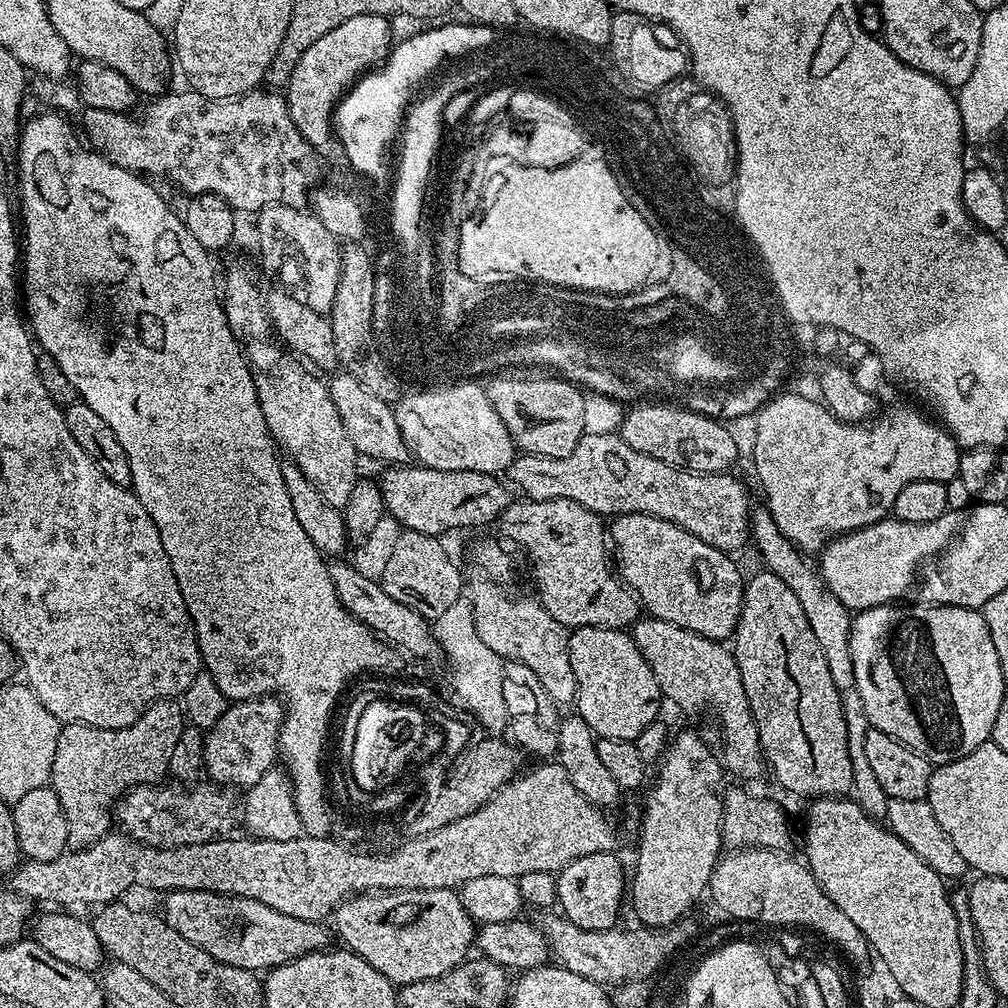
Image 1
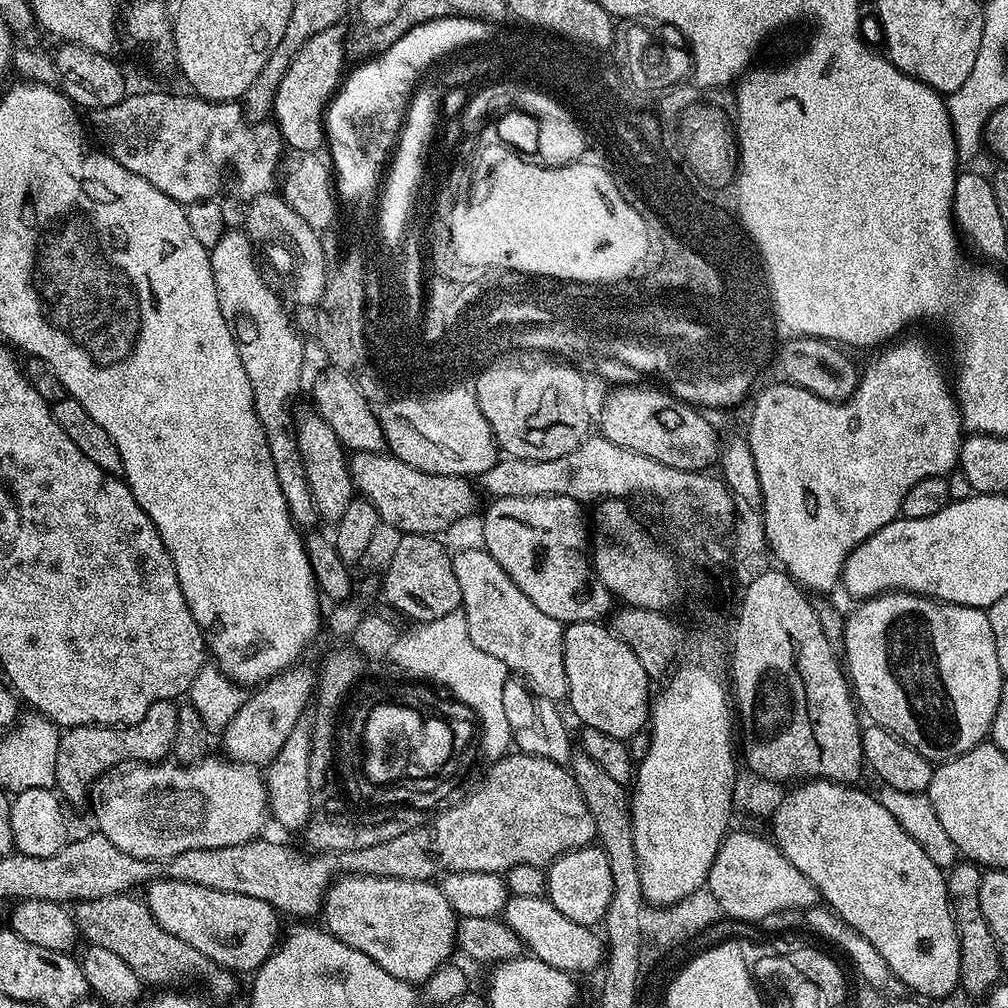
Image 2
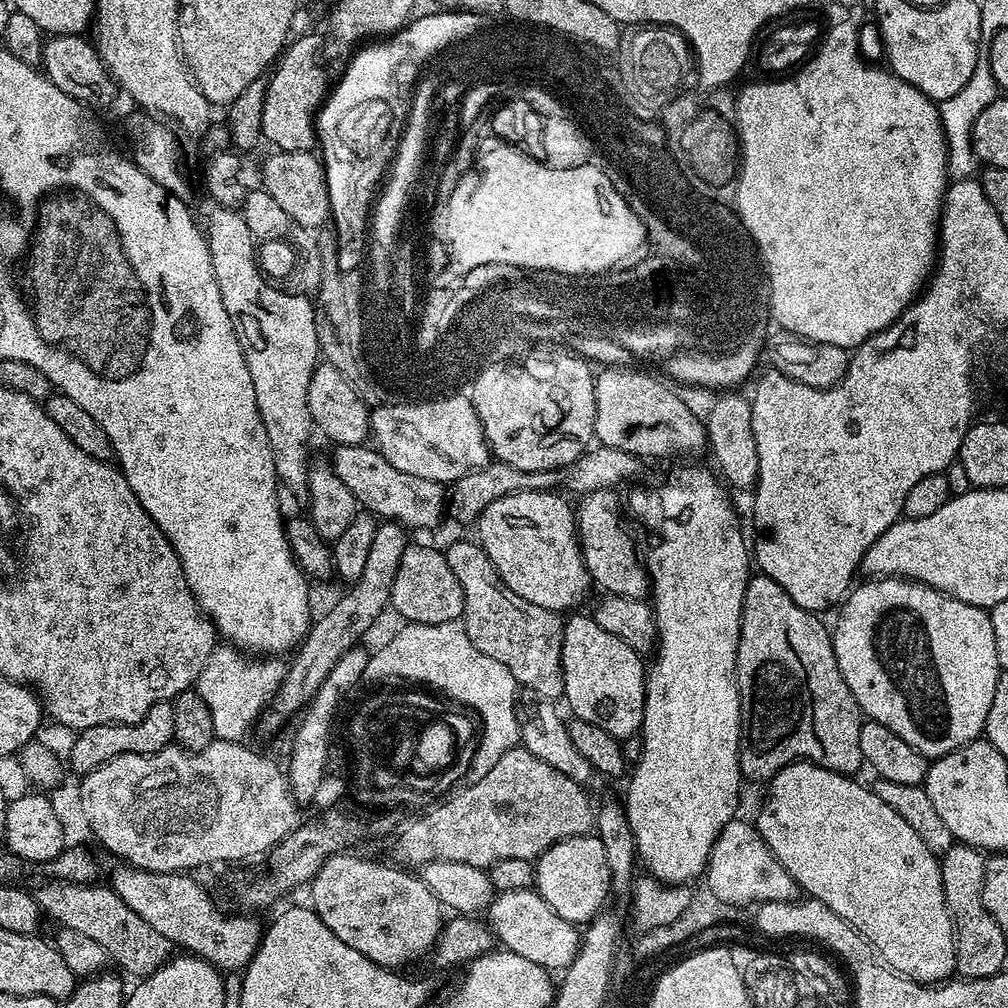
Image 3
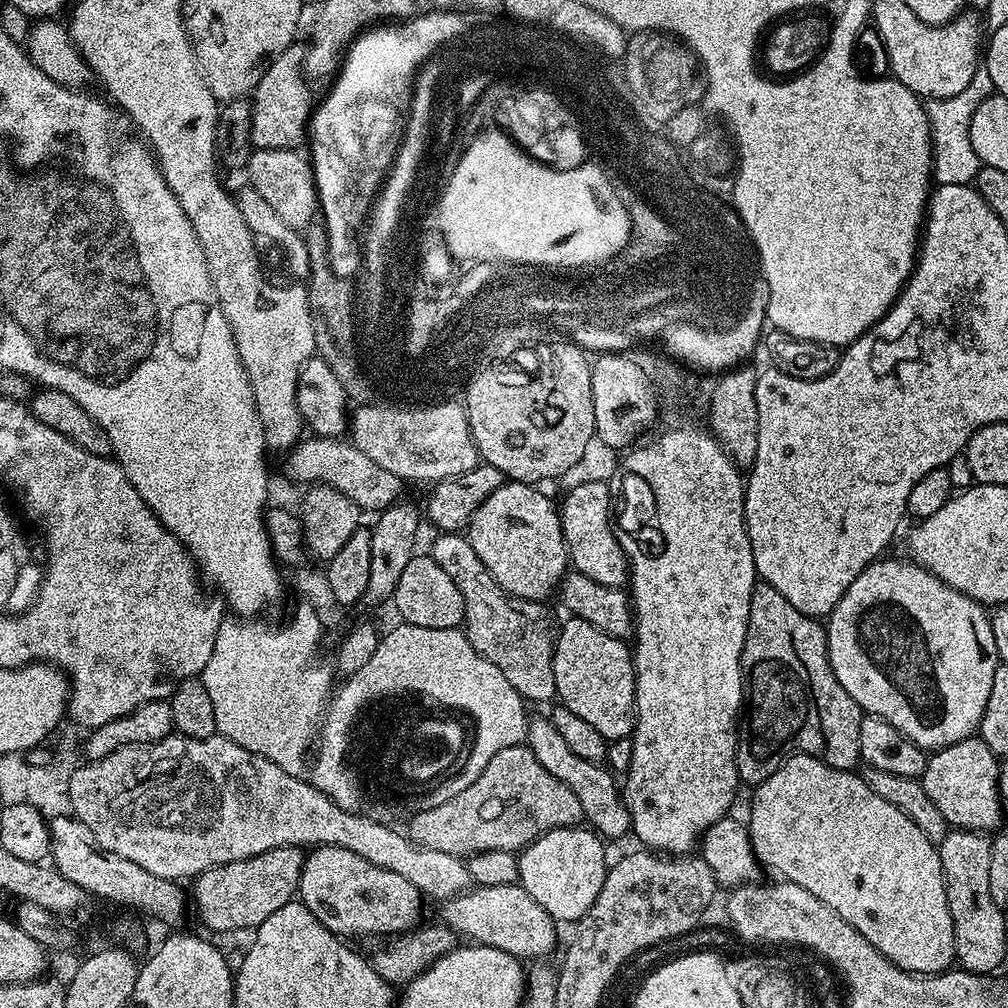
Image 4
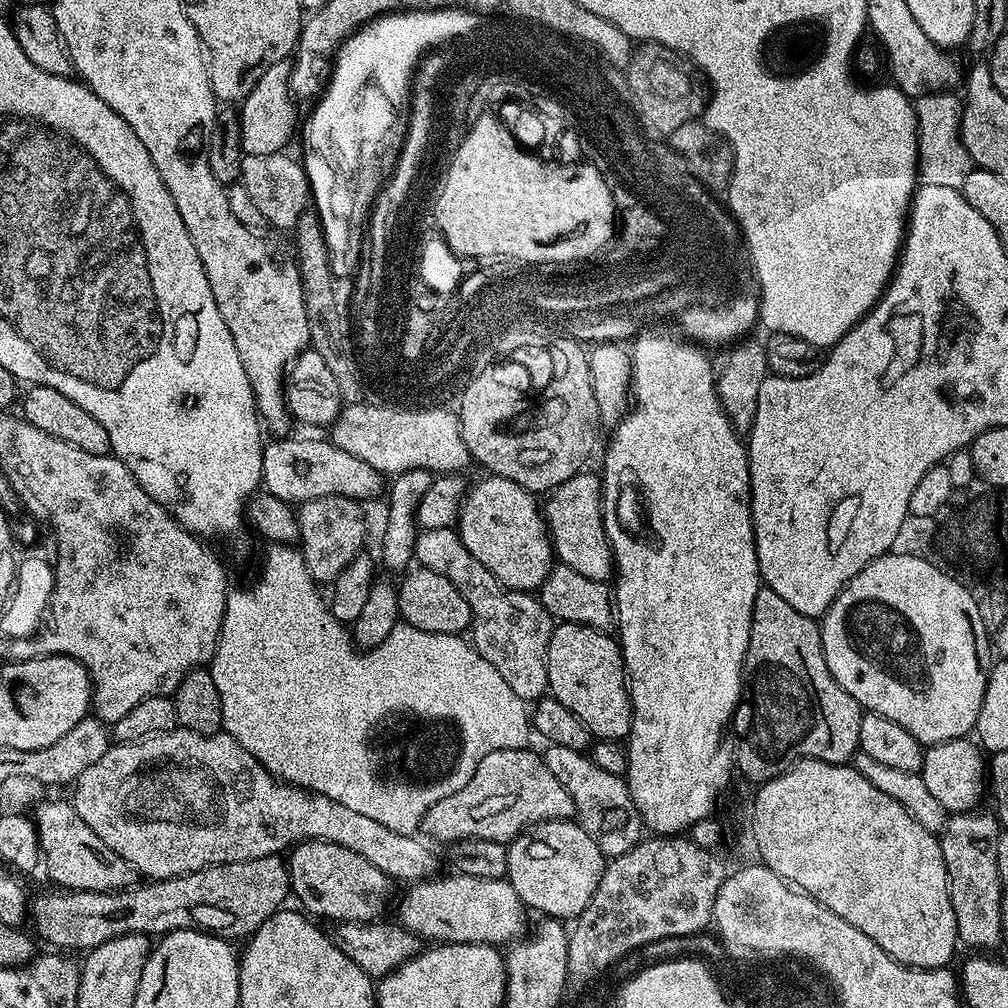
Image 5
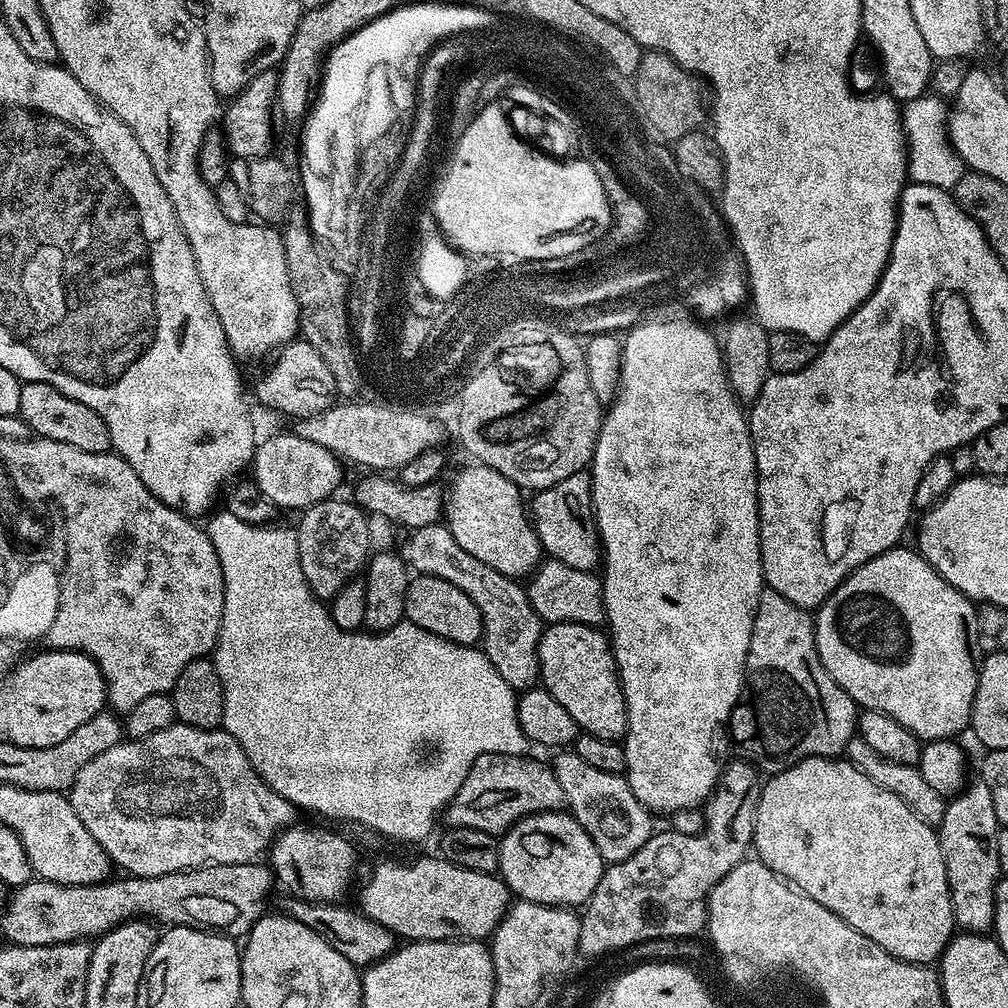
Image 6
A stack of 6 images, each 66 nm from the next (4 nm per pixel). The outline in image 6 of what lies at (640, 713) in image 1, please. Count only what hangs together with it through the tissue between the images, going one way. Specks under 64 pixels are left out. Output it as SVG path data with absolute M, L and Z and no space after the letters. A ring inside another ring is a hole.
M549 624L540 633L538 658L542 687L574 718L577 729L594 734L598 738L619 741L628 730L628 707L620 688L620 673L616 670L616 658L612 655L609 637L599 627L591 624Z

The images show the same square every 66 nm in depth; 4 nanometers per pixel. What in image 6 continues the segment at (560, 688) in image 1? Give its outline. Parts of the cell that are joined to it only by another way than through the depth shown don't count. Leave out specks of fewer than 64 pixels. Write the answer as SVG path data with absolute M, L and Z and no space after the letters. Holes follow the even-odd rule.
M447 523L431 524L415 529L408 540L407 563L413 573L422 576L436 576L440 580L453 583L463 594L472 598L478 610L481 611L481 622L483 624L482 651L494 662L494 670L506 678L506 682L513 690L523 690L533 687L540 680L540 659L538 658L538 646L540 645L540 633L542 621L528 601L528 593L523 587L520 588L515 579L511 576L498 574L490 566L478 562L474 554L466 554L458 542L454 542L454 534L450 534Z

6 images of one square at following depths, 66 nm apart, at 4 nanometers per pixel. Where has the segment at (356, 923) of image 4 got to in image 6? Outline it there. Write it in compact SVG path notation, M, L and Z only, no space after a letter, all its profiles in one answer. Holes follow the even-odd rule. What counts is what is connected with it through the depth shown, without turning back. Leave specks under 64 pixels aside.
M301 822L293 823L276 834L270 845L273 877L302 900L326 900L336 902L348 888L348 879L356 868L356 852L344 836L328 828L307 828Z

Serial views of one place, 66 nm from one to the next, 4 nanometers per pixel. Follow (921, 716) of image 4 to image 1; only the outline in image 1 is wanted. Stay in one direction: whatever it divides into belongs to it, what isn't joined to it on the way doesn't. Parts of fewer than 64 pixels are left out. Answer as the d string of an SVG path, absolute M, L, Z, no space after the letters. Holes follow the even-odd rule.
M883 604L877 608L867 608L864 612L855 613L852 621L850 655L854 664L854 678L857 679L858 693L862 696L868 723L882 734L890 734L890 738L910 746L915 752L926 757L933 766L954 762L974 750L978 750L978 746L989 743L994 730L994 718L998 718L998 706L1002 706L1002 698L1006 694L1006 688L1004 688L1006 678L1002 674L1002 666L998 662L998 650L994 650L994 638L990 638L990 630L986 626L983 615L977 609L955 608L945 604L935 606Z

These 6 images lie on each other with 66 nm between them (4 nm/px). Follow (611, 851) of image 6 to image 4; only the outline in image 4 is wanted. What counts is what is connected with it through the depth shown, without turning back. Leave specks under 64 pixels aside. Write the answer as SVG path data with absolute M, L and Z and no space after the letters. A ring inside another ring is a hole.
M529 719L526 744L531 748L534 758L538 758L538 762L542 762L542 766L546 766L546 770L550 770L552 776L558 777L576 795L584 811L583 819L601 837L620 836L624 831L626 833L629 831L628 810L624 806L617 785L616 788L612 785L611 778L613 779L613 777L610 775L609 769L599 764L591 764L586 758L578 758L578 754L574 754L574 750L570 750L570 746L566 746L566 738L562 738L562 734L558 734L551 719Z

